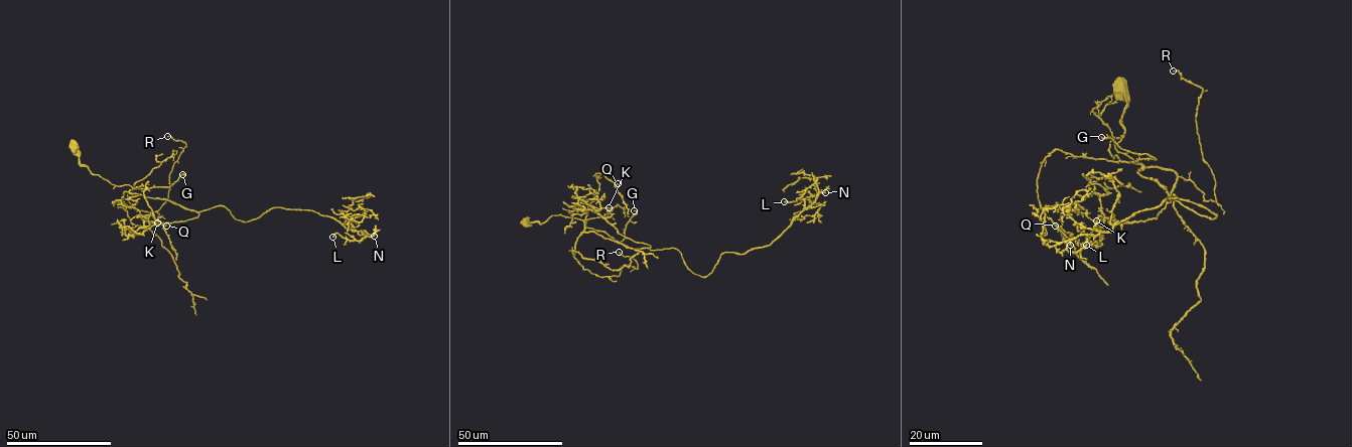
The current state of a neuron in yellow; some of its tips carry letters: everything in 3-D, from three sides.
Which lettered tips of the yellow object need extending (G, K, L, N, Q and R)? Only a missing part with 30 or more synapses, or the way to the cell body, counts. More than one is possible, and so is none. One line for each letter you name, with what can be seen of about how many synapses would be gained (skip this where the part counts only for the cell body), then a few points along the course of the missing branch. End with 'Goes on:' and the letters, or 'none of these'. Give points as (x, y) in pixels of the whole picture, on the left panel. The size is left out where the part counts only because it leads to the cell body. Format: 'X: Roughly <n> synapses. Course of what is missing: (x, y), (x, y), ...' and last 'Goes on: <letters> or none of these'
Goes on: none of these

